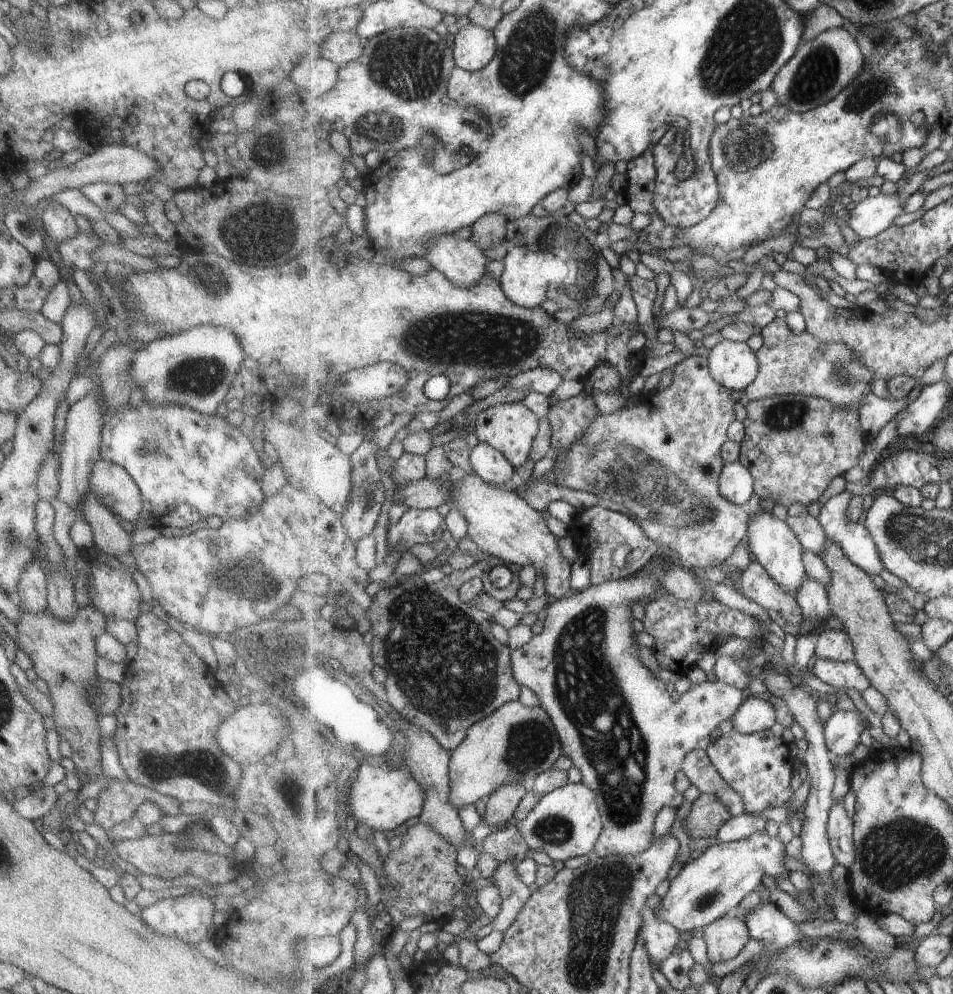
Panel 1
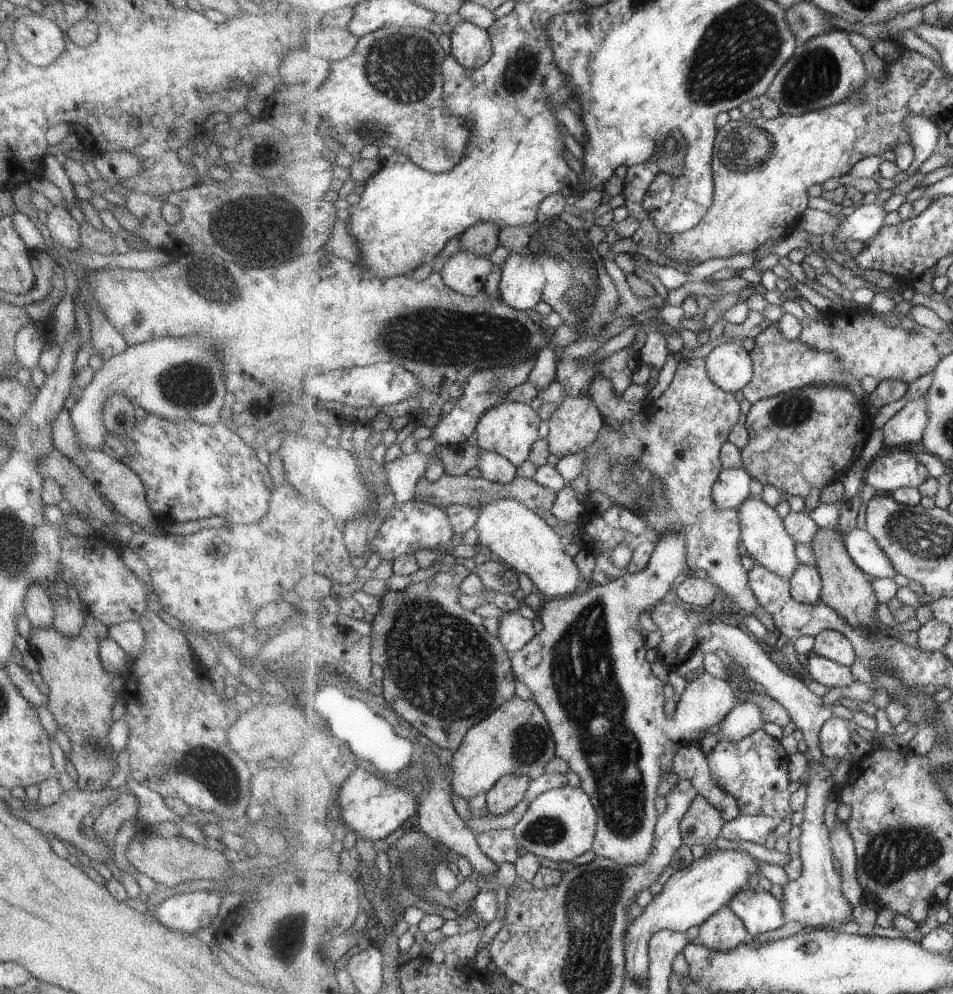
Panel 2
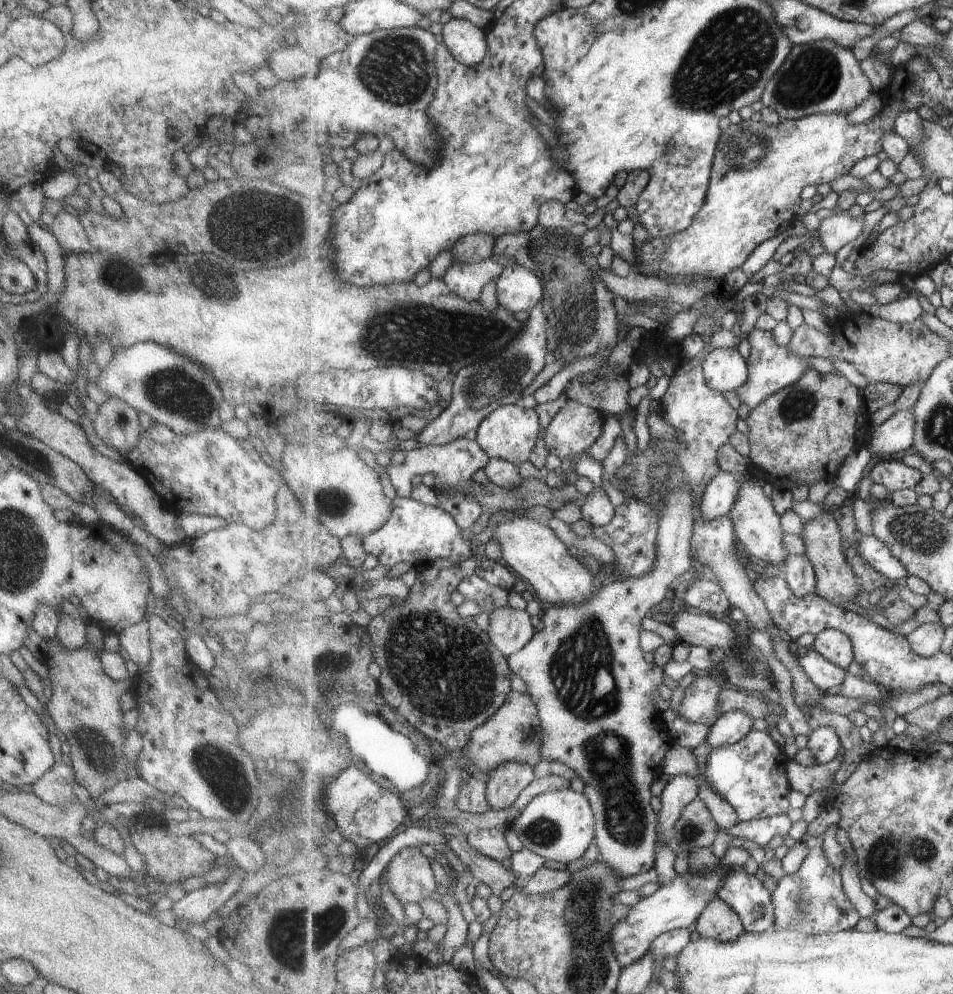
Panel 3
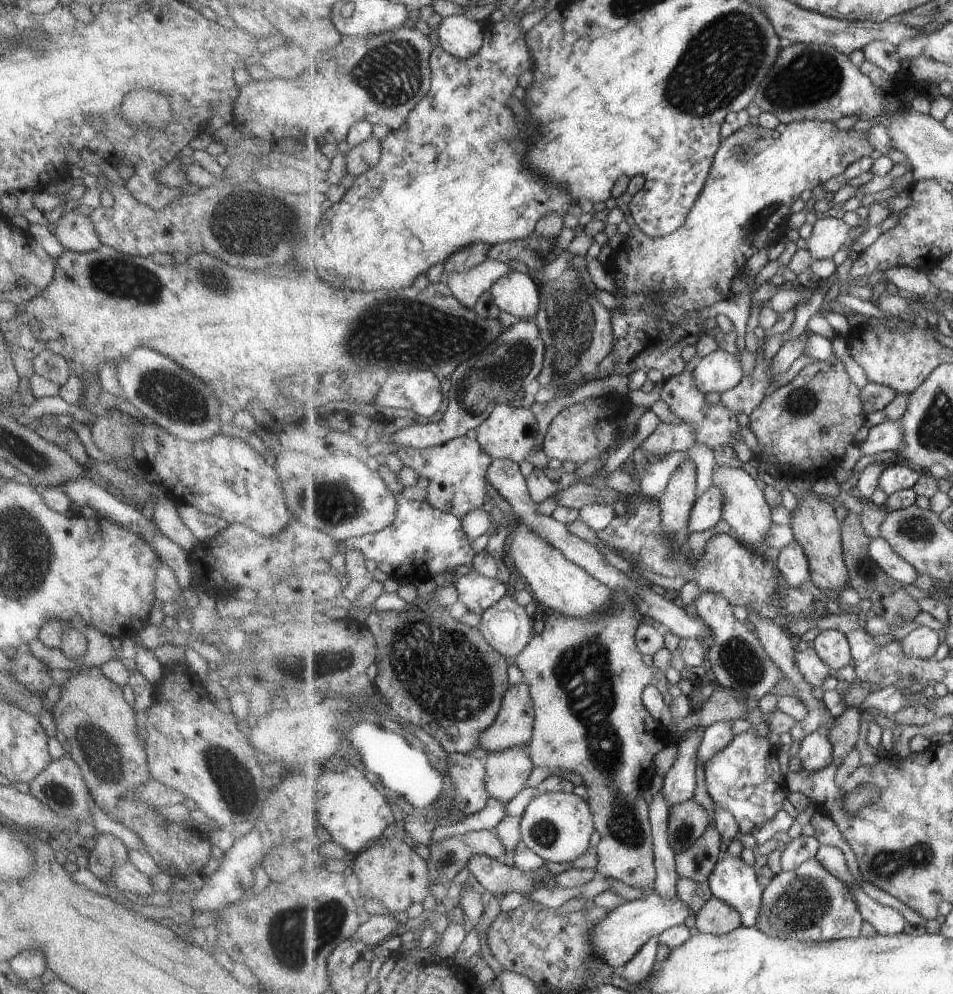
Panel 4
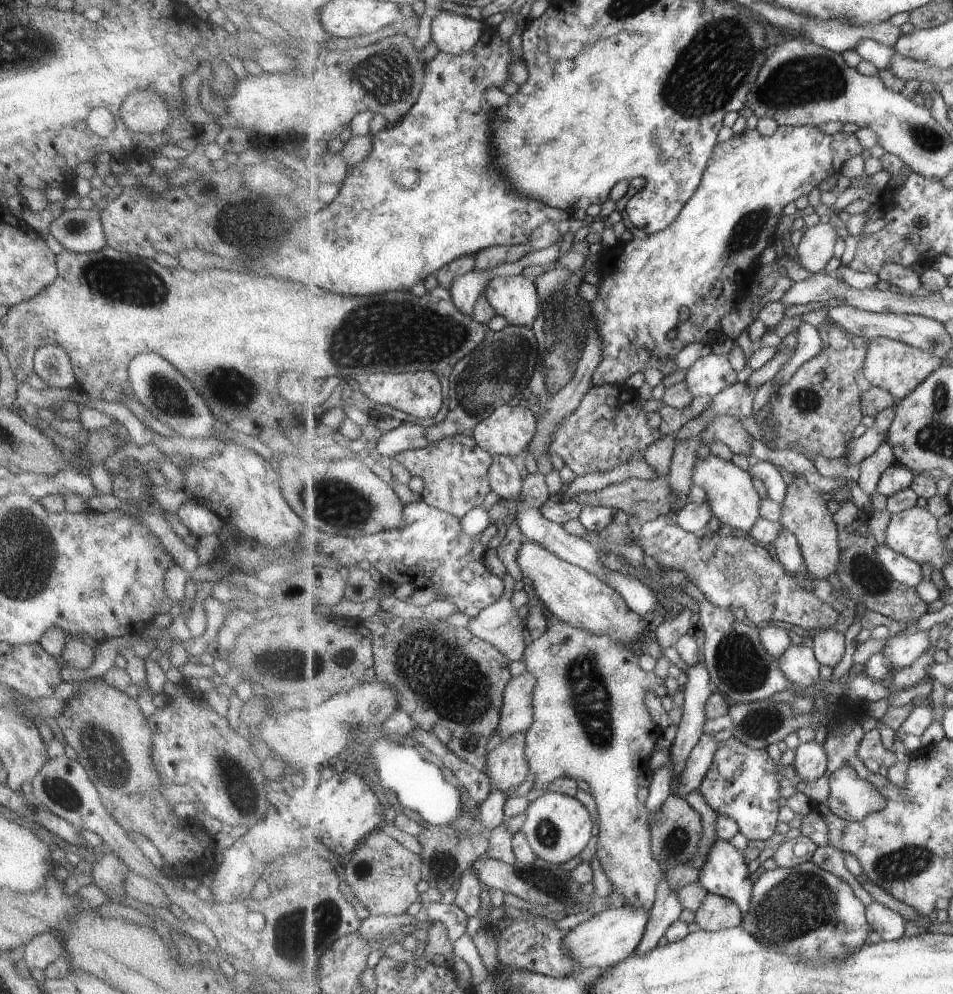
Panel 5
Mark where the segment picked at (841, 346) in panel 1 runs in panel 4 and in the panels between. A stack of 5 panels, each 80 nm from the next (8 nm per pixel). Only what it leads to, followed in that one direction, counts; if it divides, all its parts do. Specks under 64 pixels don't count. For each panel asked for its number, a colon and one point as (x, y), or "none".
2: (781, 365)
3: (773, 367)
4: (747, 397)

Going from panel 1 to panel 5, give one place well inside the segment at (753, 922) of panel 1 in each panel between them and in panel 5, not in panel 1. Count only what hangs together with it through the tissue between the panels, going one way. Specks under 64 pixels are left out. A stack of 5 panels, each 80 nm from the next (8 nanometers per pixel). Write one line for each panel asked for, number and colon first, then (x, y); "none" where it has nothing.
2: (761, 912)
3: (746, 894)
4: (734, 881)
5: (726, 874)

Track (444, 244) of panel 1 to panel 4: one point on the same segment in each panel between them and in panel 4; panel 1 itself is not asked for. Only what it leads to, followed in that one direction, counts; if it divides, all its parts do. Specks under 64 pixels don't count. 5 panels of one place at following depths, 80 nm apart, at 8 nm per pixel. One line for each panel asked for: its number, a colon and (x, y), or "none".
2: (465, 272)
3: (466, 280)
4: (467, 287)

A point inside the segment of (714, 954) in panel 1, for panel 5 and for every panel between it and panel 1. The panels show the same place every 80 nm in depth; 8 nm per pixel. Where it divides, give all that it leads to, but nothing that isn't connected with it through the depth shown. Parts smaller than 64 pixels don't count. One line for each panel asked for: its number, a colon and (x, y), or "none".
2: (725, 930)
3: (720, 921)
4: (717, 917)
5: (718, 913)

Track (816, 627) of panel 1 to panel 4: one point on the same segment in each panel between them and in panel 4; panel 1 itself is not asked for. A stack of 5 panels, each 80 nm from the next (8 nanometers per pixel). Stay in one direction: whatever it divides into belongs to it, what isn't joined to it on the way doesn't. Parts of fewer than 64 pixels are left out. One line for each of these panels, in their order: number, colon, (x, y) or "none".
2: (806, 586)
3: (799, 571)
4: (792, 562)

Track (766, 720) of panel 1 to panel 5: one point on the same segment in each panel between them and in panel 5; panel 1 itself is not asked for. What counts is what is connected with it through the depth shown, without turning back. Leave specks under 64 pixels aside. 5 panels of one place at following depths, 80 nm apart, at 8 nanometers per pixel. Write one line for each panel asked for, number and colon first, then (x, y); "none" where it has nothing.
2: (746, 718)
3: (730, 728)
4: (717, 737)
5: (701, 758)

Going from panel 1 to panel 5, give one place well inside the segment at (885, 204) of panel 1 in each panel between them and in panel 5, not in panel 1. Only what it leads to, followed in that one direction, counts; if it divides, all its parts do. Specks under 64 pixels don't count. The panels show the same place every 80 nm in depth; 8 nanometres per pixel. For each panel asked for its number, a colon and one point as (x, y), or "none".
2: (866, 221)
3: (835, 231)
4: (830, 234)
5: (816, 246)

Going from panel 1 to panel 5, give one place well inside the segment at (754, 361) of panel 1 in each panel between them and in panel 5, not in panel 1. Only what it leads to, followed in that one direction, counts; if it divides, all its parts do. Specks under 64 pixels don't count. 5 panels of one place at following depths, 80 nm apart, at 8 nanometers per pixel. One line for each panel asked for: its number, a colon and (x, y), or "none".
2: (731, 368)
3: (726, 370)
4: (720, 371)
5: (711, 374)

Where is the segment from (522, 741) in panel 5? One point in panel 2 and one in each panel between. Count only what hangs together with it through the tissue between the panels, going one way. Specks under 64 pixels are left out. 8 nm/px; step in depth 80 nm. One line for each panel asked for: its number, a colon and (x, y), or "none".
2: (510, 790)
3: (506, 785)
4: (507, 773)

